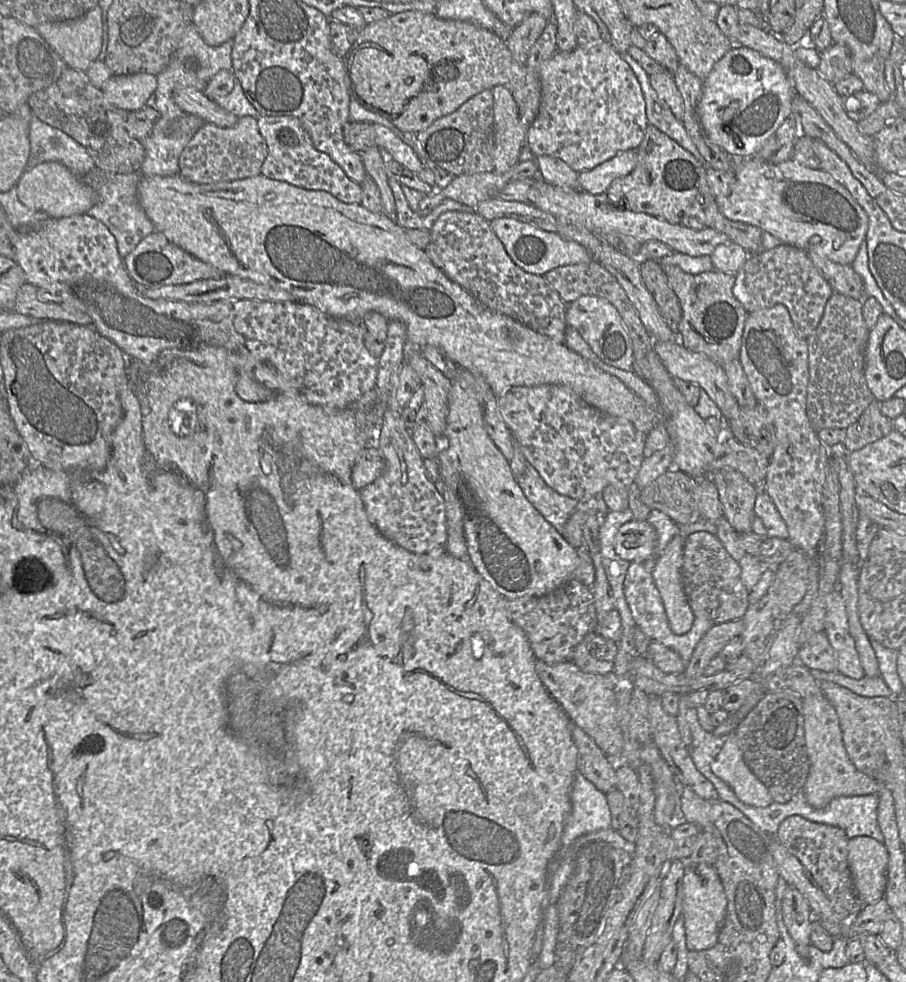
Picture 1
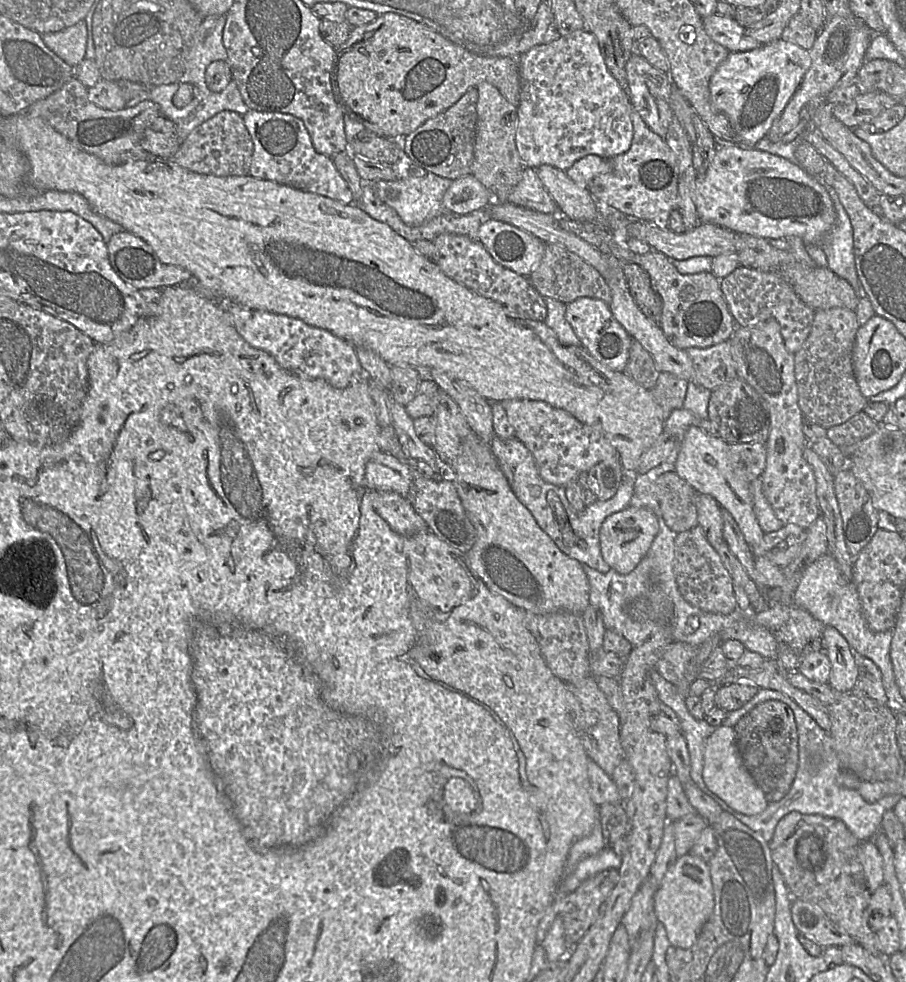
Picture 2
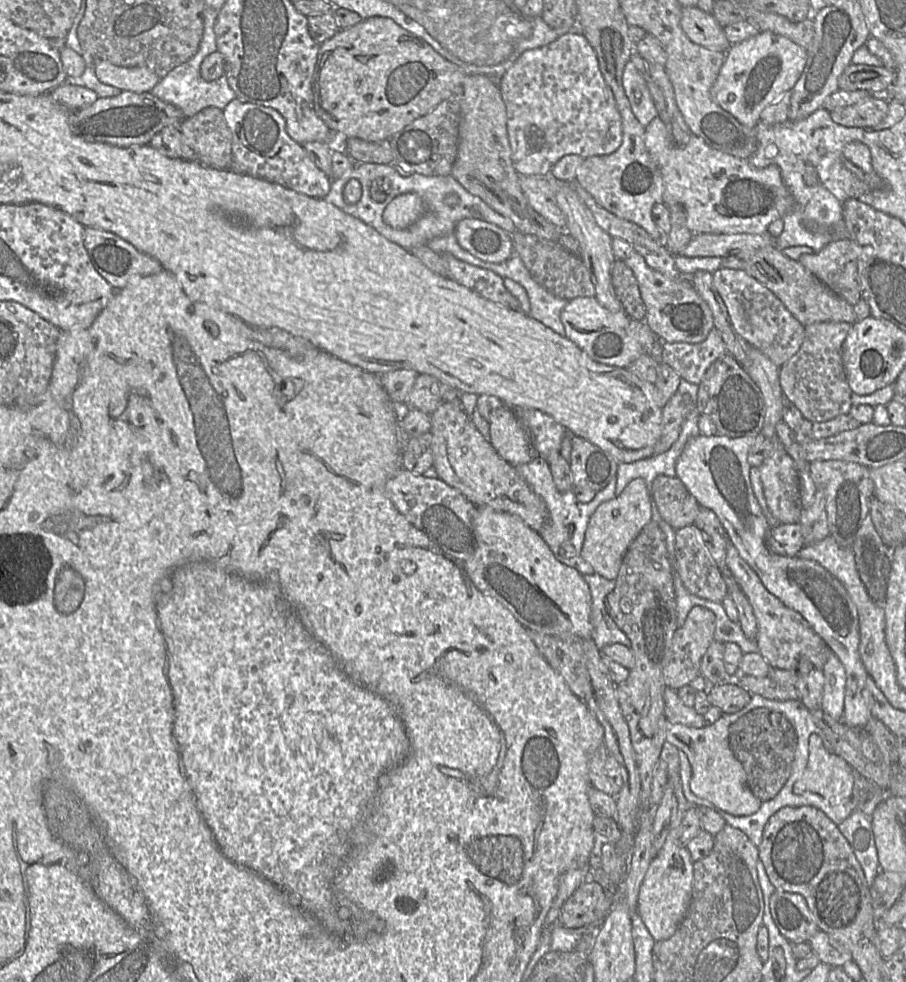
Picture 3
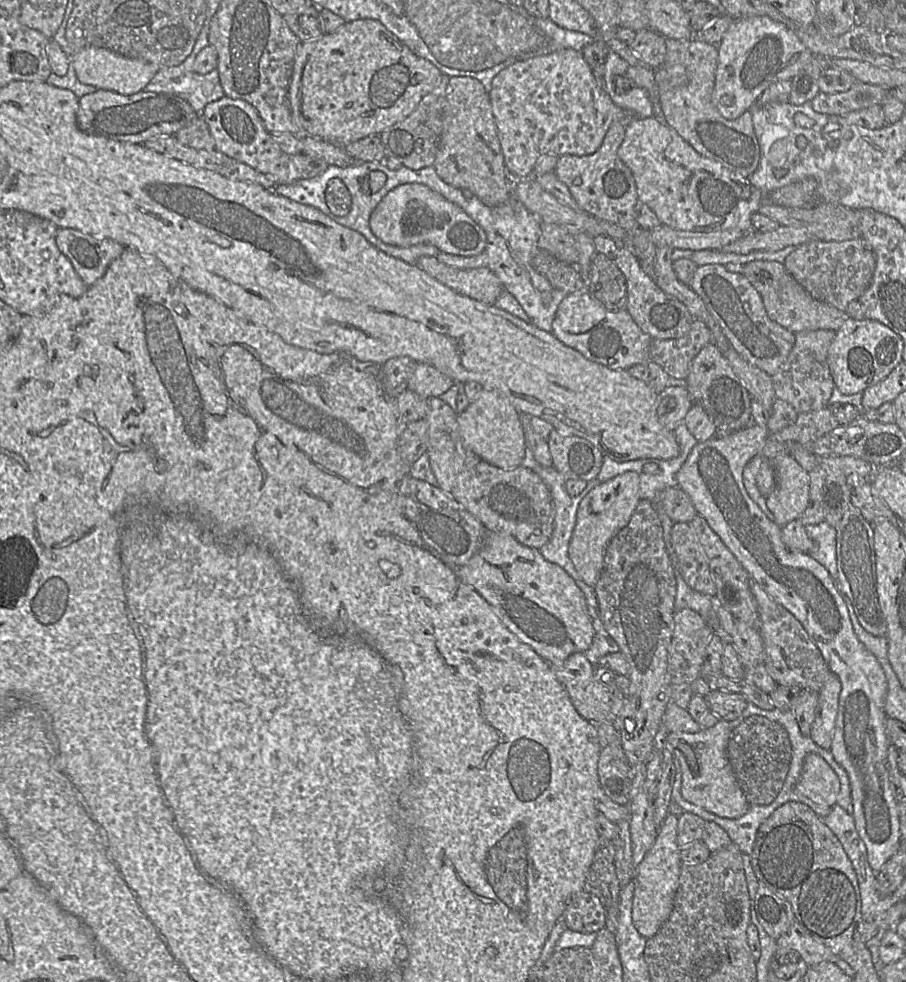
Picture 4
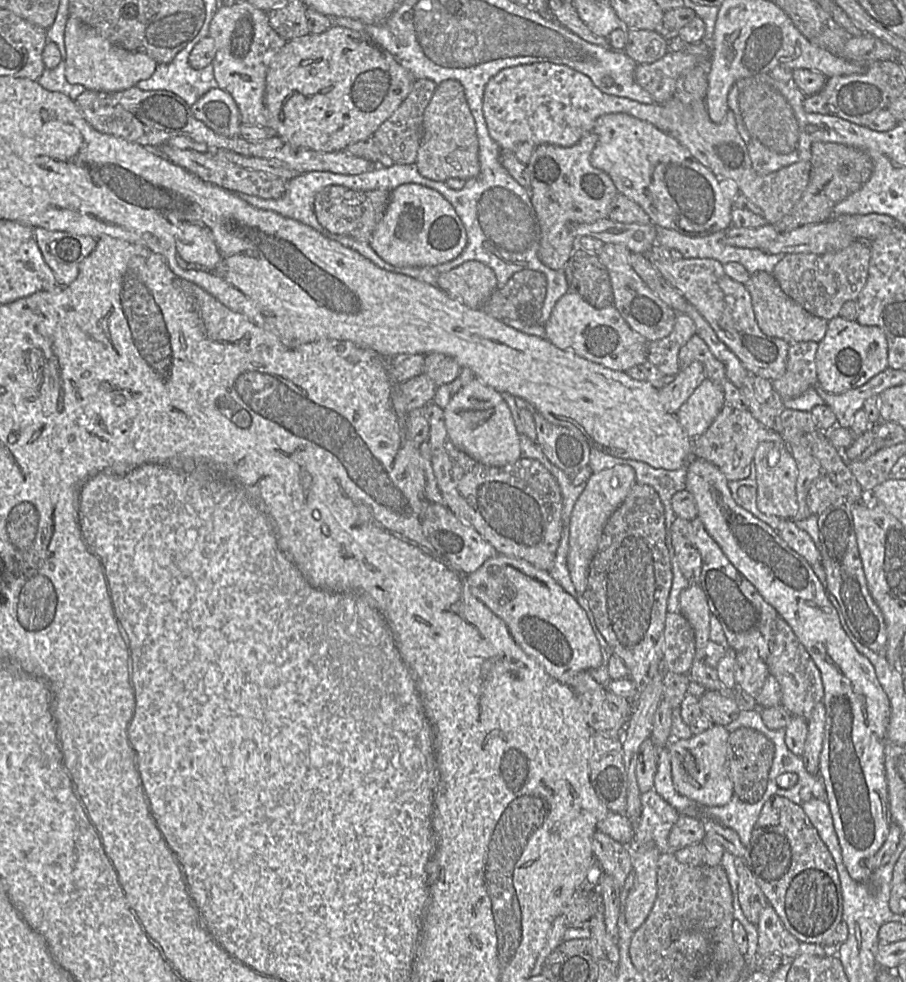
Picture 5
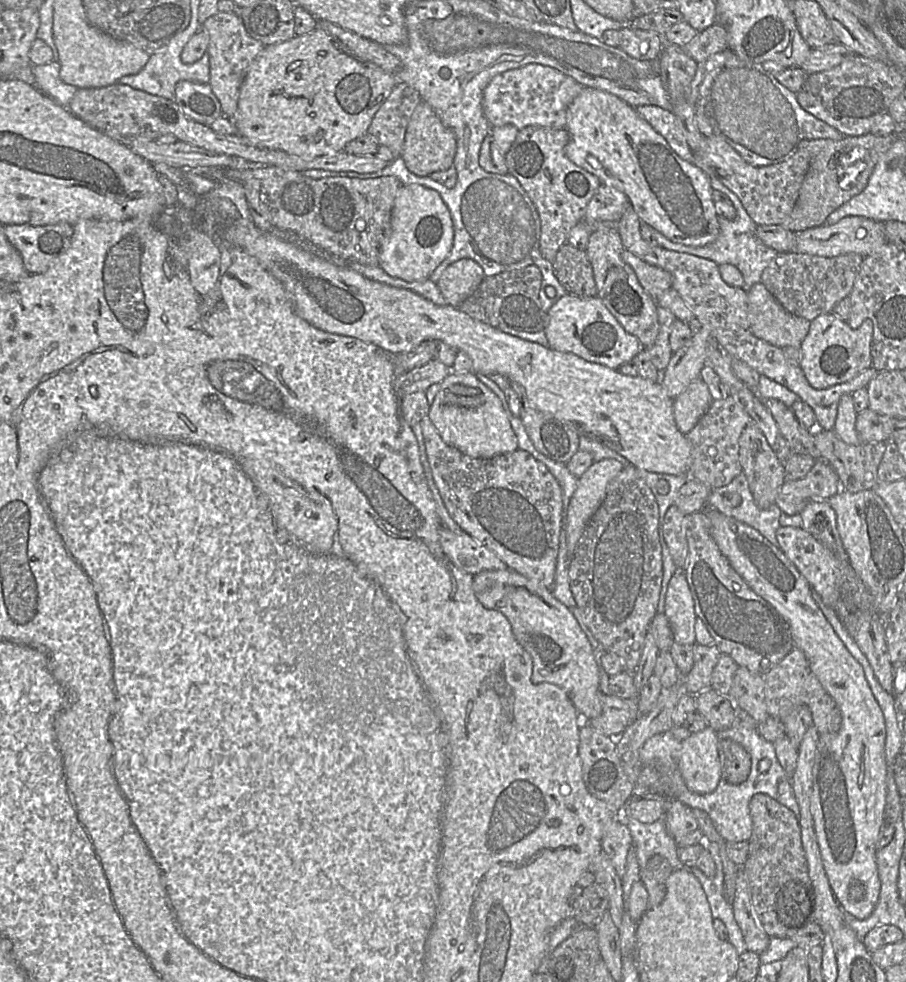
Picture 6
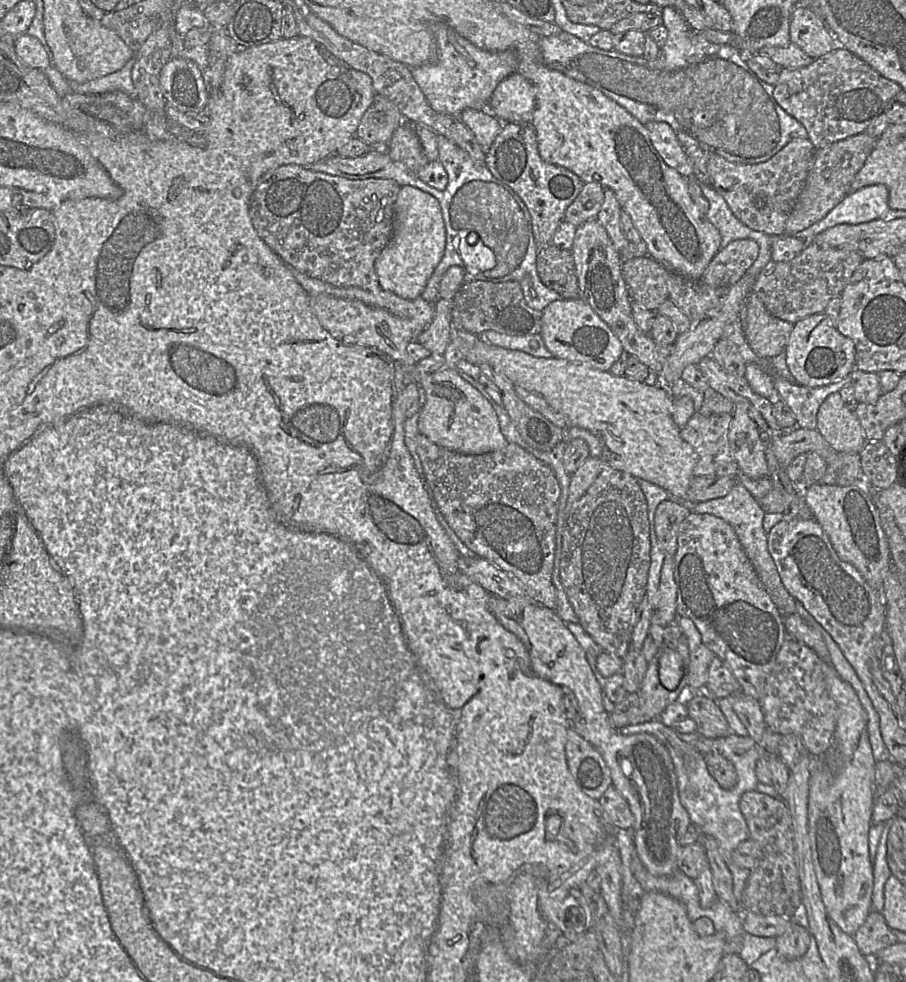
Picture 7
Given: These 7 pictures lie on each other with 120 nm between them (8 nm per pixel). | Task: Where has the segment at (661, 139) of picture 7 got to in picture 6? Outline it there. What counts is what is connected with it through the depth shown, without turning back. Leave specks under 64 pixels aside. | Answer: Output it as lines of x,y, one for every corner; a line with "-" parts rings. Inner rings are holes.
643,105
636,107
635,110
665,138
680,158
693,163
693,152
688,146
681,123
671,110
655,105

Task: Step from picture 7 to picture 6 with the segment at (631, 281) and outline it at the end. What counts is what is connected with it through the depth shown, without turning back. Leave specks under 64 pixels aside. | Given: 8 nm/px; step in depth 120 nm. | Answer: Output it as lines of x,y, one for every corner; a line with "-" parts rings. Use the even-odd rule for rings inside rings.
628,250
622,252
622,260
635,272
643,289
656,301
666,290
672,288
669,272
651,265

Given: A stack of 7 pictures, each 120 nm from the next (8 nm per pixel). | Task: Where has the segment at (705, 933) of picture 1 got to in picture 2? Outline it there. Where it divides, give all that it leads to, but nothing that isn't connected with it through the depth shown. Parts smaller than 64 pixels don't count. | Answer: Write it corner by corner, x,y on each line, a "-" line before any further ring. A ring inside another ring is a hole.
691,854
678,857
666,872
653,901
655,915
665,928
670,945
681,949
692,947
715,905
708,863

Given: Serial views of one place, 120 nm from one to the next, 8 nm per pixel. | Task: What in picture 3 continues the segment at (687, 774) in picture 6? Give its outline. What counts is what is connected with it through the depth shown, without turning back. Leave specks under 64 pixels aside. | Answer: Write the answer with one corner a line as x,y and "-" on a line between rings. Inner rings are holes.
725,717
700,729
666,720
665,741
687,756
692,769
689,787
693,794
712,802
732,816
746,817
758,811
762,802
747,786
746,772
729,747
729,723

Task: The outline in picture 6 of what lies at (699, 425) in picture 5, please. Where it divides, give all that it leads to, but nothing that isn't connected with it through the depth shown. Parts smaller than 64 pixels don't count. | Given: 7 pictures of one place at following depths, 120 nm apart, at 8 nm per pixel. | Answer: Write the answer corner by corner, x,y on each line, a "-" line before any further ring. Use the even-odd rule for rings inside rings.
700,378
695,379
673,402
674,420
678,430
684,435
692,430
712,401
707,384

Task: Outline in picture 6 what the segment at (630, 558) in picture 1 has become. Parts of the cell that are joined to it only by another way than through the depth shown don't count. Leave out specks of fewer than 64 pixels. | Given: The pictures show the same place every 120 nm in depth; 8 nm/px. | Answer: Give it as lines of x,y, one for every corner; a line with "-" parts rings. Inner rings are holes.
604,459
593,463
578,478
577,489
571,497
566,518
563,517
563,524
567,529
569,564
587,523
605,499
608,483
623,468
624,466
615,459

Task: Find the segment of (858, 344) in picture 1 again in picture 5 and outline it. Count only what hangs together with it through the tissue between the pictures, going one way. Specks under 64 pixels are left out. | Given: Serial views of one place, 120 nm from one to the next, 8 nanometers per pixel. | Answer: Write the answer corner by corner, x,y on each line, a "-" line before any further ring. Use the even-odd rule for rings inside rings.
814,341
790,344
787,355
786,371
782,377
772,381
774,389
779,393
783,400
798,397
818,383
815,363
817,348
818,342

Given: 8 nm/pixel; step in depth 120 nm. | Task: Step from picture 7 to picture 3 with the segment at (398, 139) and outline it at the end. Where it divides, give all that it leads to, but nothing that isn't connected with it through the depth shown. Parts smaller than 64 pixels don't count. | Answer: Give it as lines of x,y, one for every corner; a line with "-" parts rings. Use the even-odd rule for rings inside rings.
468,75
461,87
463,98
458,152
450,175
467,192
479,197
500,215
509,218
517,232
557,241
567,232
566,227
556,226
538,214
522,192
521,176
511,159
506,106
497,82
485,75

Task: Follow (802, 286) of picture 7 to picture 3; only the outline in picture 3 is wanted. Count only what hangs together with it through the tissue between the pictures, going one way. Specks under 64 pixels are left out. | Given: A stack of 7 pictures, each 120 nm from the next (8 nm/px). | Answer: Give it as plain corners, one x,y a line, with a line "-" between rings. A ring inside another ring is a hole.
837,238
812,254
797,260
818,280
854,306
861,299
858,281
860,246
850,238

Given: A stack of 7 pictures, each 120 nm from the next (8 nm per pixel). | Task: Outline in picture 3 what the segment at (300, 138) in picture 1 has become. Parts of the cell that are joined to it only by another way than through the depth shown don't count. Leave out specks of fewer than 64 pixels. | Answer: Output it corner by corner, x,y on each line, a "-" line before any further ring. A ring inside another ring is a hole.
232,100
224,109
227,126
232,134
232,171
281,185
314,198
324,198
332,179
310,159
303,146
286,131
283,116
276,110

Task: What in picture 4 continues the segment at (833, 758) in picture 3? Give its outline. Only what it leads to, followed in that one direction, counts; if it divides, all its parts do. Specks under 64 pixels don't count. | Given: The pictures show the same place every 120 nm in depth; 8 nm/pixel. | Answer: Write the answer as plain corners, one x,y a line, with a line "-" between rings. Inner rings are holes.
815,753
808,754
798,779
797,792
820,806
835,805
841,782
833,768

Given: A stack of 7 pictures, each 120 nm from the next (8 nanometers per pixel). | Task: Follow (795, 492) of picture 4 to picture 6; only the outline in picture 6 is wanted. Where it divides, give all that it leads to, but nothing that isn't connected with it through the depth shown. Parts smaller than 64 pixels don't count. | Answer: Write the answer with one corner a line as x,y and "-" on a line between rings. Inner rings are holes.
755,422
749,423
740,435
739,461
755,504
761,509
770,508
785,482
785,466

